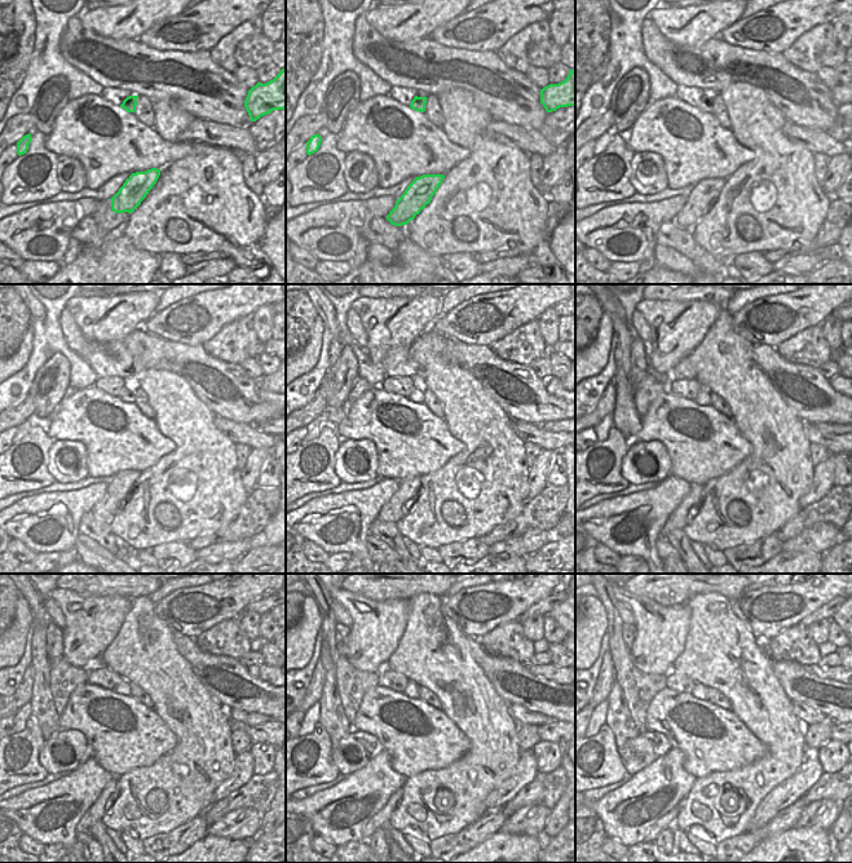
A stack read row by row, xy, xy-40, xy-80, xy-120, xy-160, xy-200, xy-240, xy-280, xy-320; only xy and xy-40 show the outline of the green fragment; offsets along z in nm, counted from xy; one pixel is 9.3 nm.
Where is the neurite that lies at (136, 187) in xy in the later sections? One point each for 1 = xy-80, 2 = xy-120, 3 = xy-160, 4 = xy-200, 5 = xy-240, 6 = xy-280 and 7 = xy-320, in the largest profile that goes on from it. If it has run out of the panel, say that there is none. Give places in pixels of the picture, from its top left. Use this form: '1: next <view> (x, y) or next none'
1: next xy-80 (706, 191)
2: next xy-120 (123, 482)
3: next xy-160 (398, 505)
4: next xy-200 (685, 510)
5: next xy-240 (104, 802)
6: next xy-280 (380, 819)
7: next xy-320 (667, 819)

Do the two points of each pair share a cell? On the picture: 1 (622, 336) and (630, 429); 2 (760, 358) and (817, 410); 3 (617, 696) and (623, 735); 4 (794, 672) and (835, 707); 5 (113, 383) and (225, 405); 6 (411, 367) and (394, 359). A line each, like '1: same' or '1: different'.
1: same
2: same
3: same
4: same
5: different
6: same

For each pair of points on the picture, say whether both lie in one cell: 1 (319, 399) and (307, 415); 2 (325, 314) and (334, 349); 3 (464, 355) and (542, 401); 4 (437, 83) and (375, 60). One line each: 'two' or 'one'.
1: one
2: one
3: one
4: one

